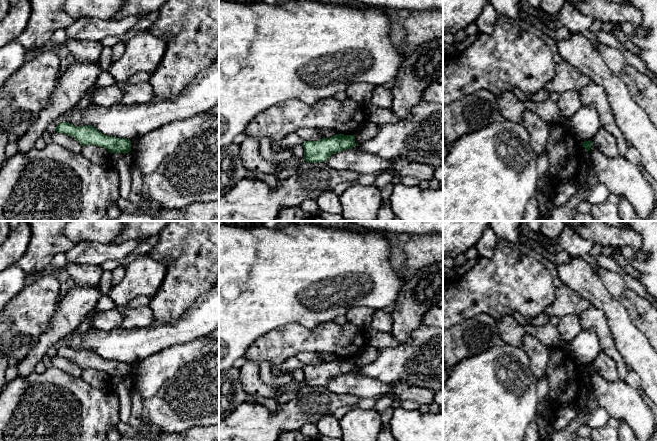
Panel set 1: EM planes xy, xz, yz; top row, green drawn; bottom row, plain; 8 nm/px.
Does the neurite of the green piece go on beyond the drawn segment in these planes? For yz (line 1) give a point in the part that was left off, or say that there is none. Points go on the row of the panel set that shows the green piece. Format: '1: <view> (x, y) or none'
1: none

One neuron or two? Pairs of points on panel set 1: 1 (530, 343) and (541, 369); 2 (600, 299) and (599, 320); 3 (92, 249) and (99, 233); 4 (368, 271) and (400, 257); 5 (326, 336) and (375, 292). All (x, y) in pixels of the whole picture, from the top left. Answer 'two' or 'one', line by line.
1: one
2: two
3: two
4: two
5: two

